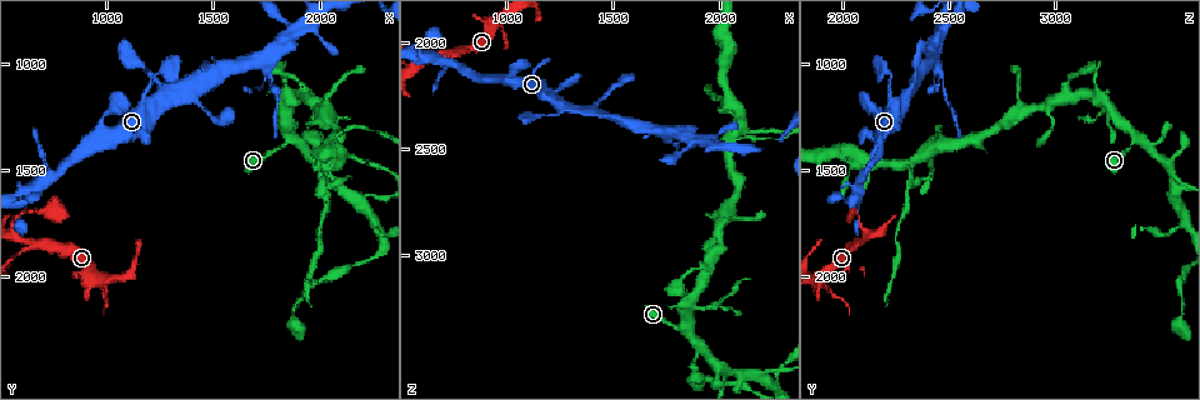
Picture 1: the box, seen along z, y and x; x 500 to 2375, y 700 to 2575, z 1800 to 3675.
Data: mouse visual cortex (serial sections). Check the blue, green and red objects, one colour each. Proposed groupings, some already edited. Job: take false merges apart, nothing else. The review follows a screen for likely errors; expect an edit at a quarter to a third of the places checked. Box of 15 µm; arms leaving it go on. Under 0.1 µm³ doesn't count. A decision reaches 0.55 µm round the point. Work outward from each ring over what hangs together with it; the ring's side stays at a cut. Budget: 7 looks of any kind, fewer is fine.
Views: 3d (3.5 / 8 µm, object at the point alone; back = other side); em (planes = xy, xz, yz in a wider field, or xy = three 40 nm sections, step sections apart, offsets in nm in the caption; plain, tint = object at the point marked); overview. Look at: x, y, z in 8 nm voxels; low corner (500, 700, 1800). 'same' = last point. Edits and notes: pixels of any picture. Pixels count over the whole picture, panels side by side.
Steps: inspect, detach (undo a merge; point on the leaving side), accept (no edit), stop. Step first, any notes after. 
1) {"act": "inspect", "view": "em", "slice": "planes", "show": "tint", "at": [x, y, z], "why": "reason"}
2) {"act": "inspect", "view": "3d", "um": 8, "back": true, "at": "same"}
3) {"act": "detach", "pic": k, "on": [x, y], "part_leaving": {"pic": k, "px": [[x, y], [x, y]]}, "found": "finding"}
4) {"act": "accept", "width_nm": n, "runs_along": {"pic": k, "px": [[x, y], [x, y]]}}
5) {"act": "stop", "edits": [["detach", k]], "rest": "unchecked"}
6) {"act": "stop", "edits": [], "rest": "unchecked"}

{"act": "inspect", "view": "3d", "um": 8, "at": [1390, 1120, 2320], "why": "three arms meet"}

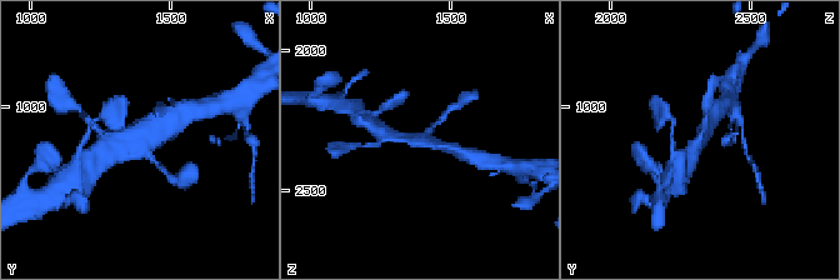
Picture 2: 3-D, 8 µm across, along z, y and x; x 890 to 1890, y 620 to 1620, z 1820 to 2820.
{"act": "inspect", "view": "em", "slice": "xy", "step": 5, "show": "tint", "at": [1390, 1120, 2320], "why": "shape alone is not enough"}

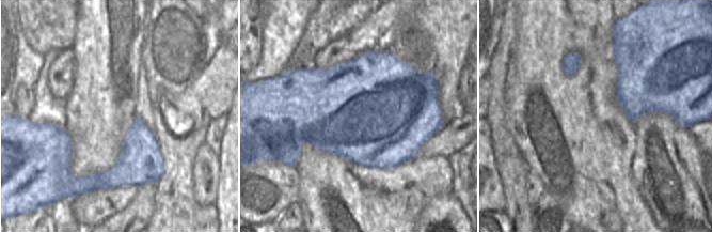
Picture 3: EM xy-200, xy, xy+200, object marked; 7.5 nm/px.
{"act": "accept", "runs_along": {"pic": 2, "px": [[105, 153], [169, 125]]}, "found": "one cell here"}

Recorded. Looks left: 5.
{"act": "inspect", "view": "3d", "um": 3.5, "back": true, "at": [1840, 1360, 3370], "why": "calibre changes"}

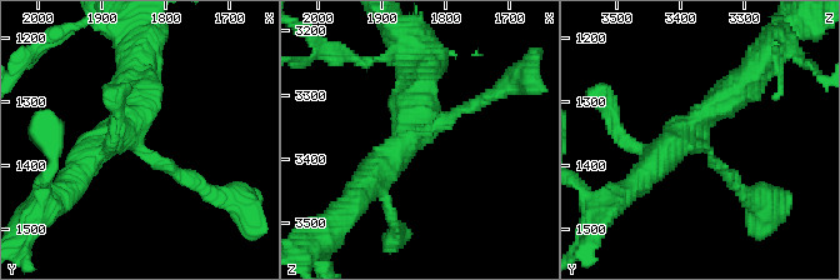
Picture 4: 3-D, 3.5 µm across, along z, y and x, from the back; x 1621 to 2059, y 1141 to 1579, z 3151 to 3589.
{"act": "inspect", "view": "em", "slice": "xy", "step": 3, "show": "tint", "at": [1850, 1355, 3365], "why": "now the EM"}

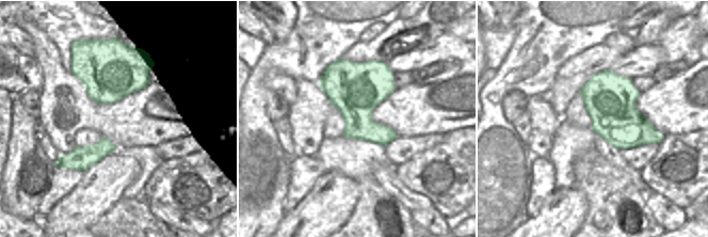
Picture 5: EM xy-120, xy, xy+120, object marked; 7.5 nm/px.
{"act": "accept", "arms": 3, "runs_along": {"pic": 4, "px": [[196, 184], [135, 141], [139, 76]]}, "found": "continuous, no second cell"}

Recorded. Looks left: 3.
{"act": "inspect", "view": "3d", "um": 3.5, "at": [2060, 1460, 2310], "why": "small branch off a trunk"}

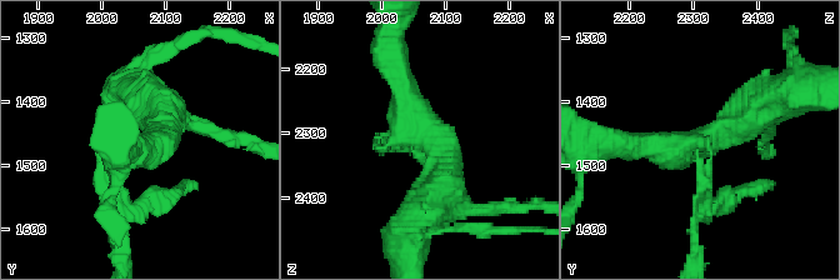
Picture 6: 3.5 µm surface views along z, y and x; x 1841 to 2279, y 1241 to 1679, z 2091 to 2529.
{"act": "inspect", "view": "em", "slice": "xy", "step": 2, "show": "tint", "at": [2055, 1470, 2300], "arms": 3, "arm_widths_nm": [150, 300, 500], "why": "need the tissue"}

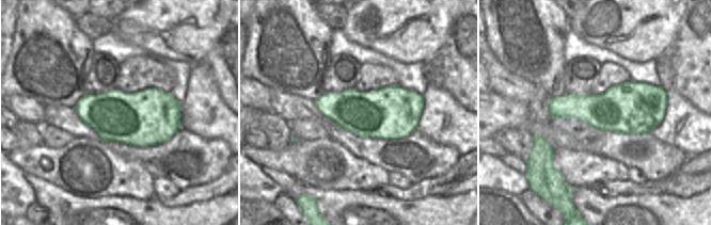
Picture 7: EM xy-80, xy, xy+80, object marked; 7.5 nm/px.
{"act": "accept", "width_nm": 400, "runs_along": {"pic": 6, "px": [[440, 193], [390, 58]]}, "found": "one cell here"}

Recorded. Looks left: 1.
{"act": "stop", "edits": [], "rest": "unchecked"}

